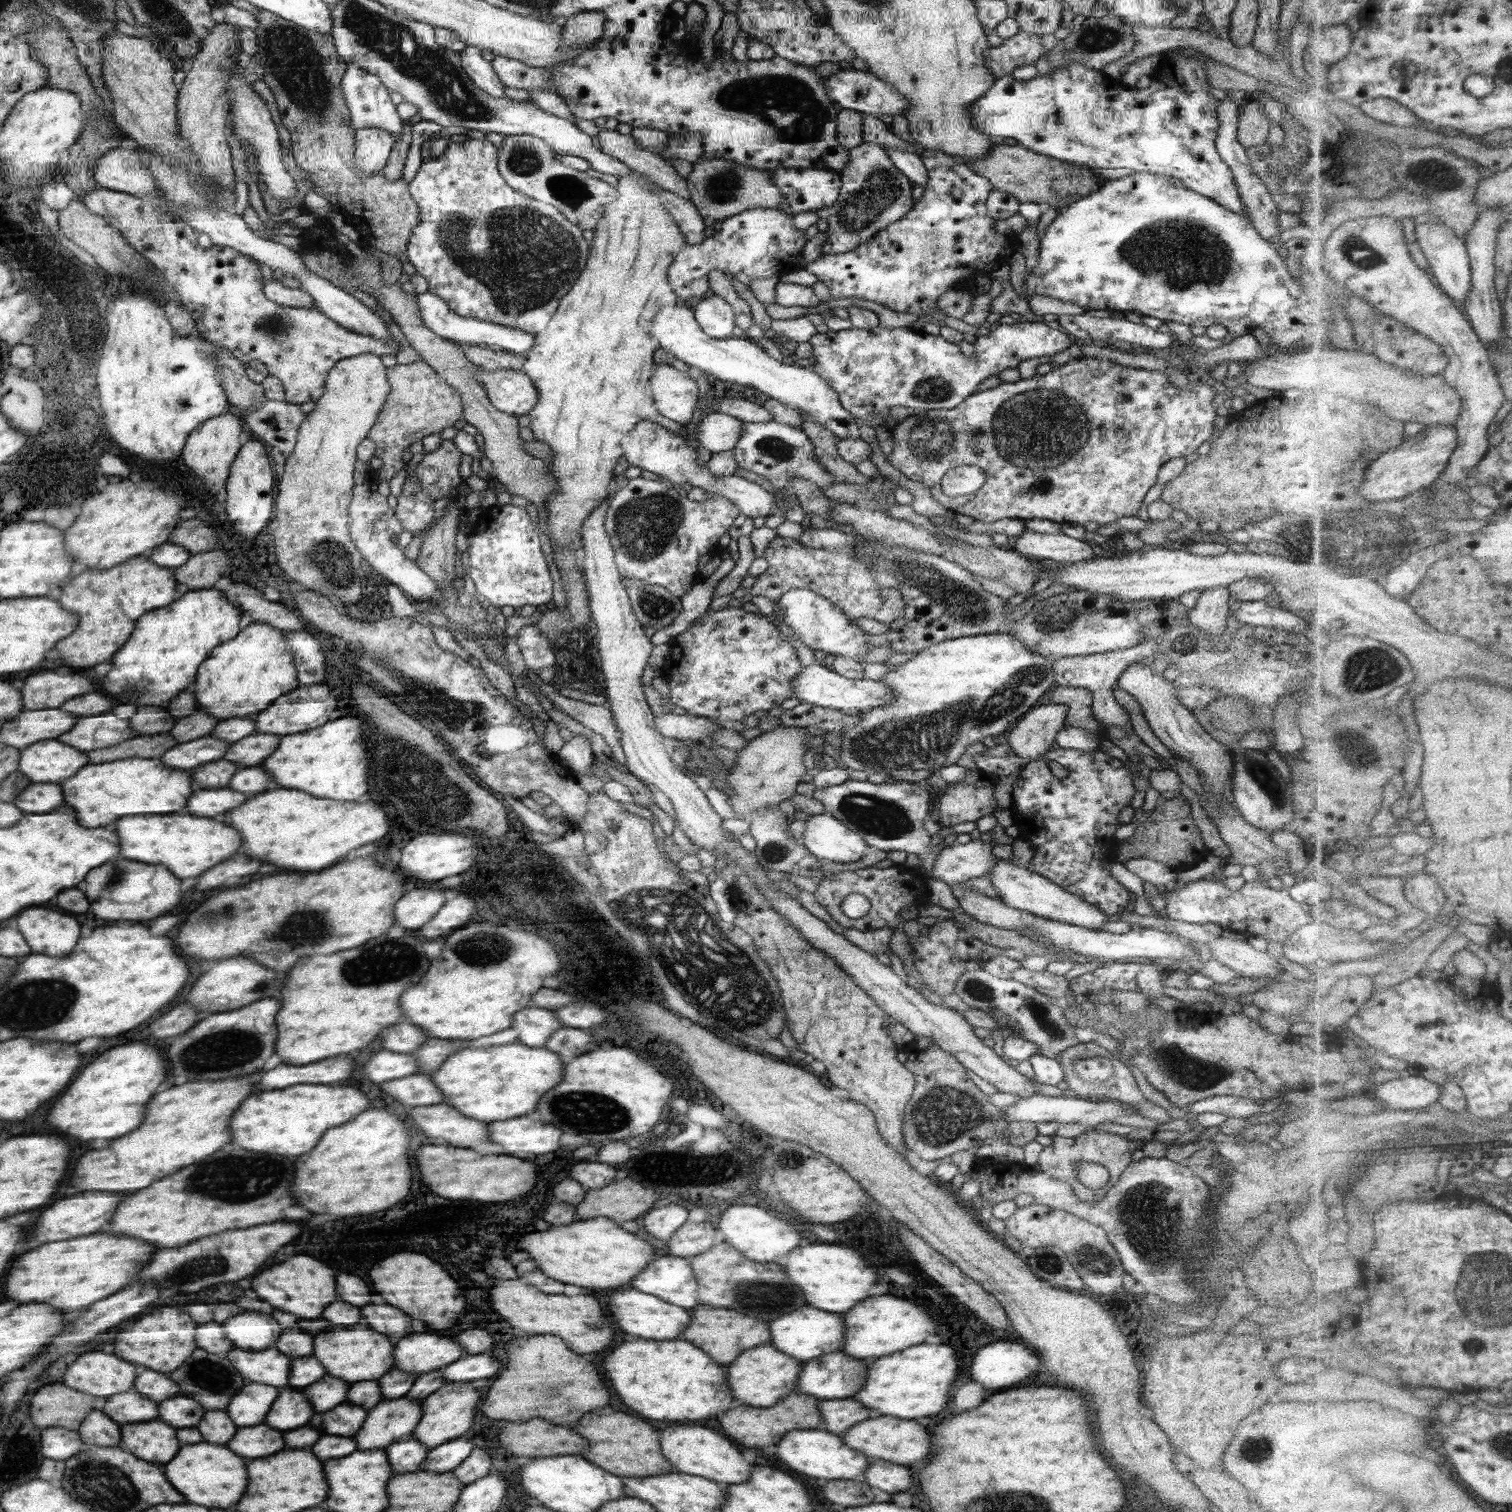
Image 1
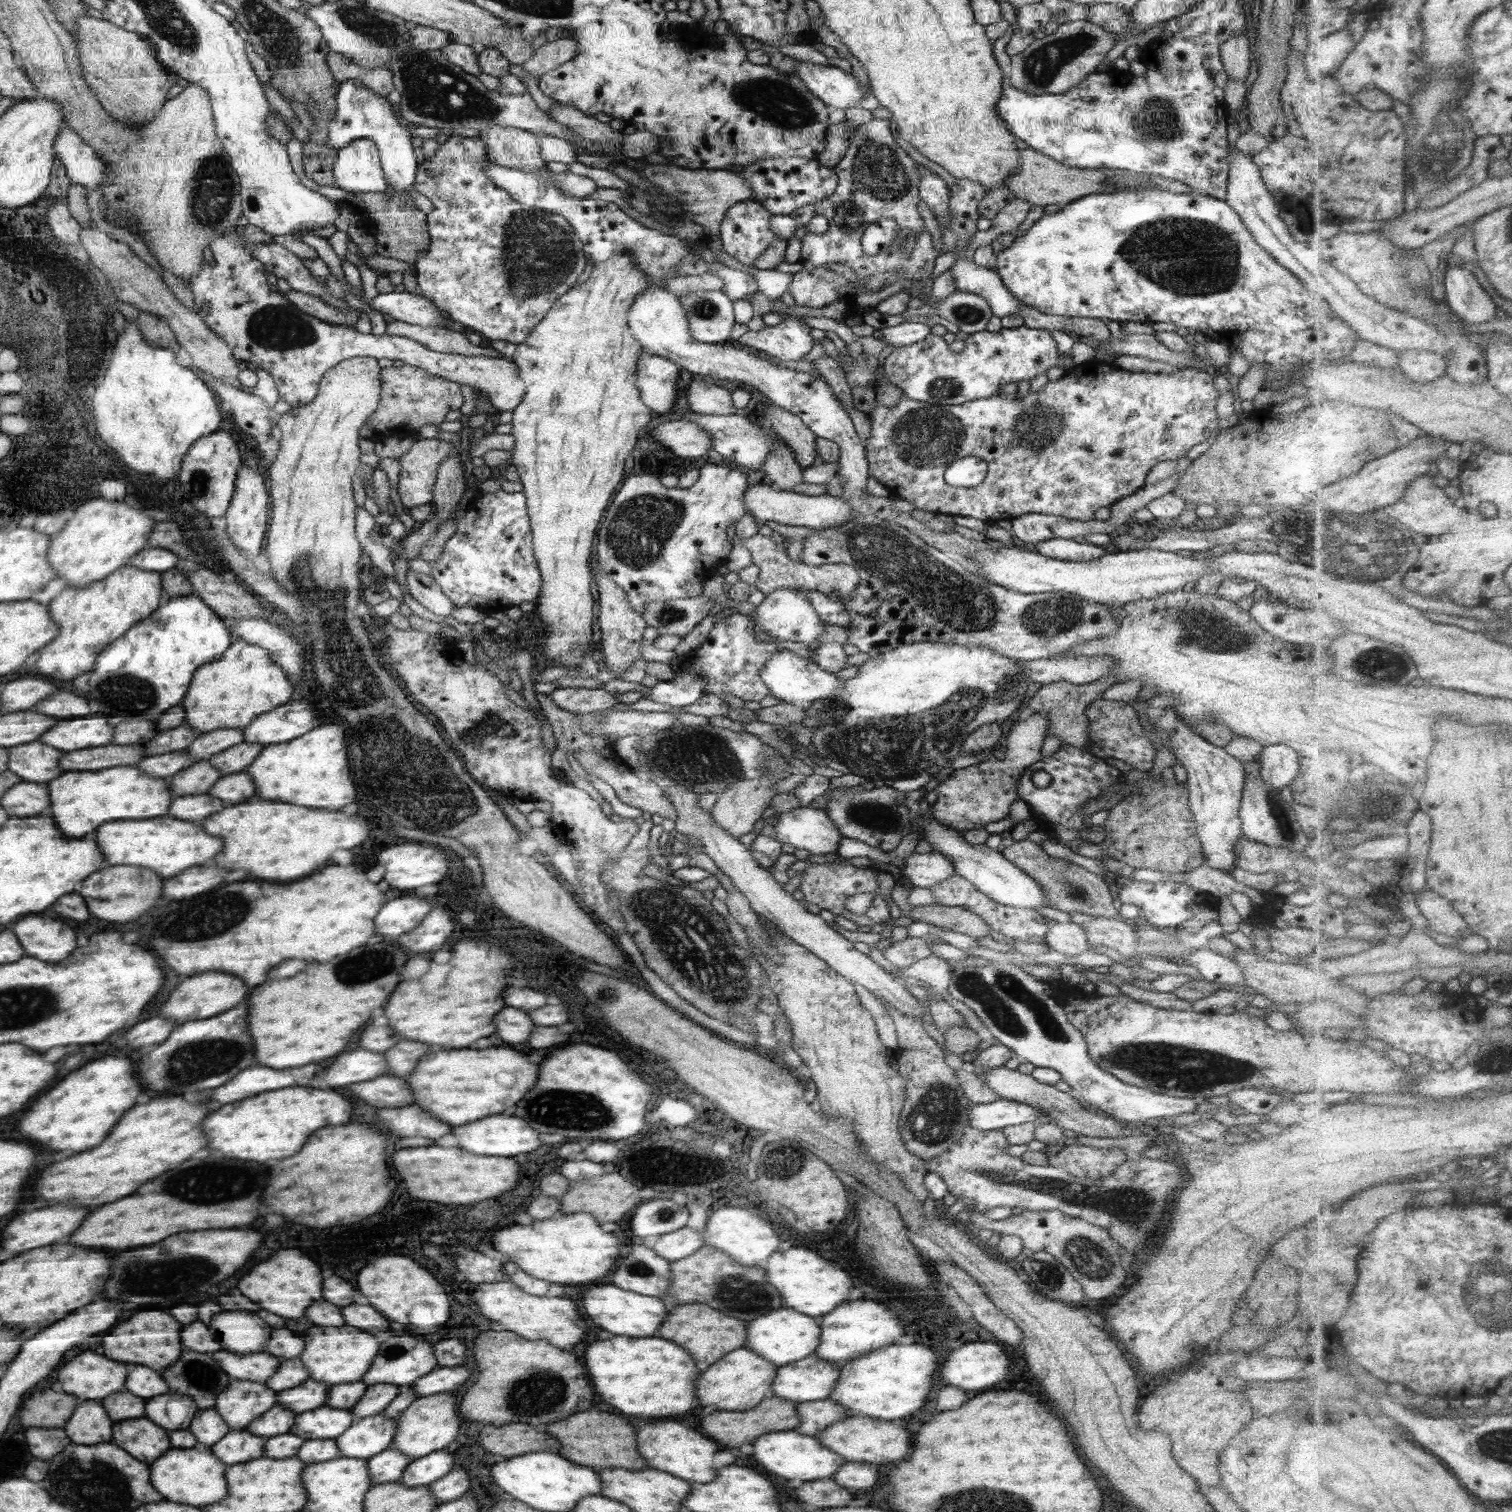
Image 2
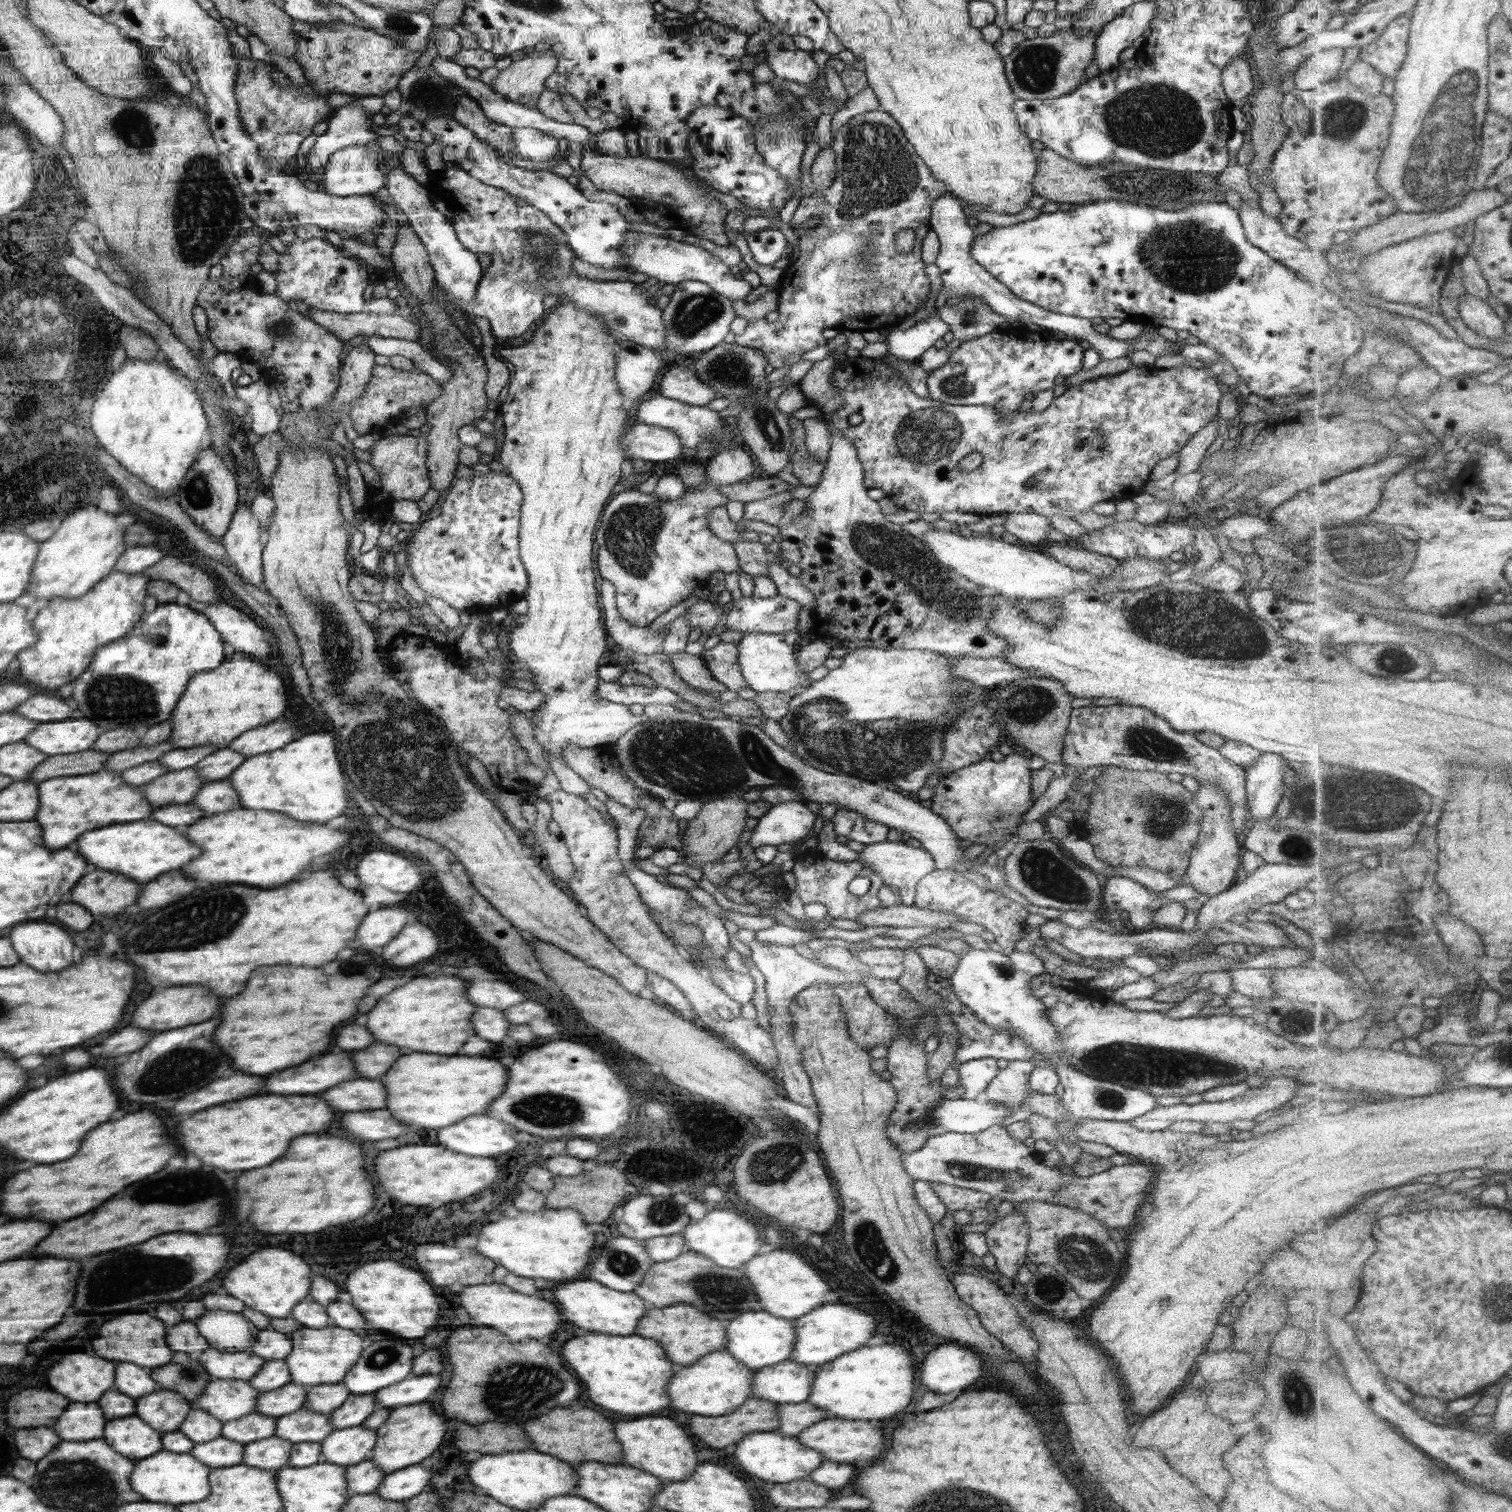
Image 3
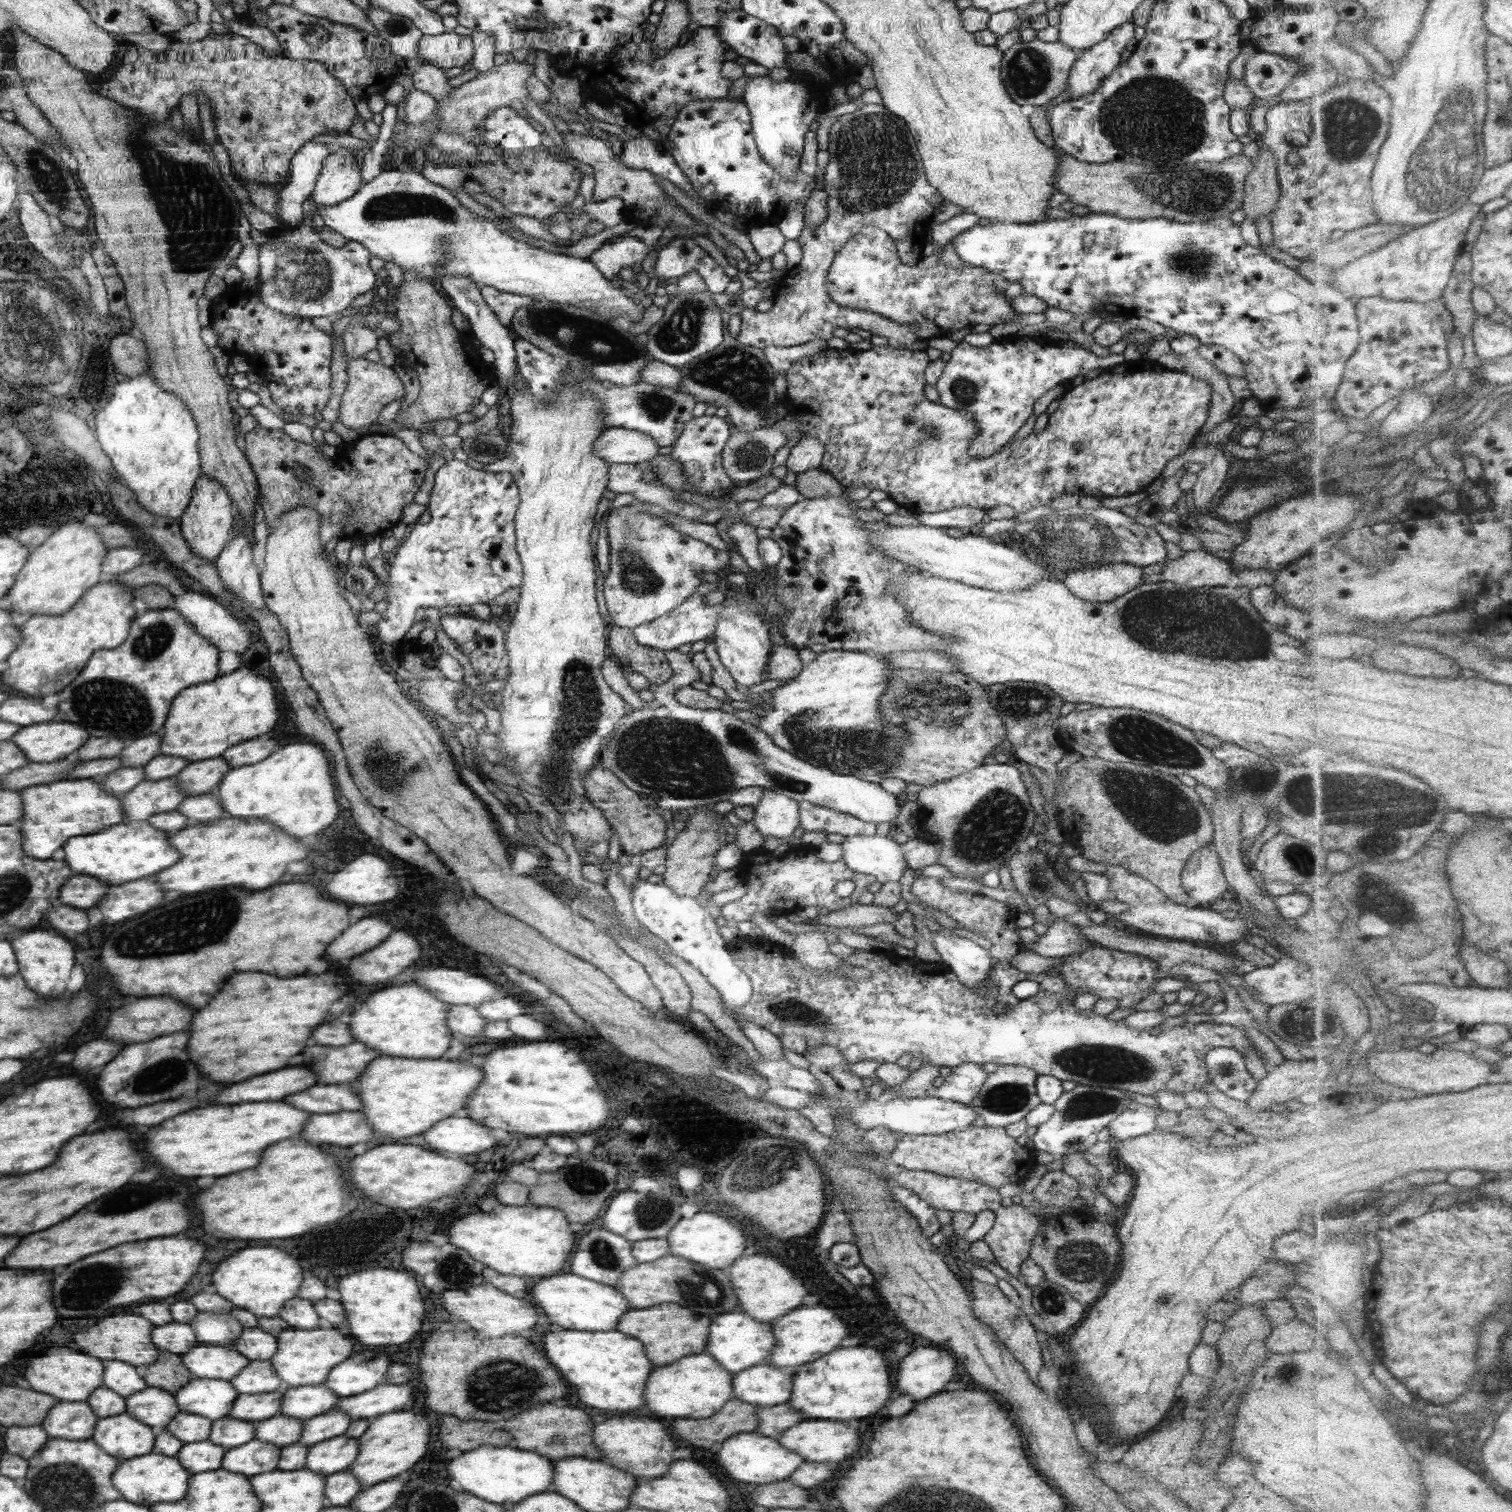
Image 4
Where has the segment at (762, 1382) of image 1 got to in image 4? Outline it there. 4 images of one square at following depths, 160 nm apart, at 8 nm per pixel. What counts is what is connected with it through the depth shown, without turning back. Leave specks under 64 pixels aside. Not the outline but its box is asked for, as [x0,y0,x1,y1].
[646,1352,734,1418]

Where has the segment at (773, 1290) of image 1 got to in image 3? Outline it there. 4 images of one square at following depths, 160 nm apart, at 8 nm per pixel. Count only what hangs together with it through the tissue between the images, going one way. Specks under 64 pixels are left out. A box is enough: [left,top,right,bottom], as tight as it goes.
[634,1250,763,1322]

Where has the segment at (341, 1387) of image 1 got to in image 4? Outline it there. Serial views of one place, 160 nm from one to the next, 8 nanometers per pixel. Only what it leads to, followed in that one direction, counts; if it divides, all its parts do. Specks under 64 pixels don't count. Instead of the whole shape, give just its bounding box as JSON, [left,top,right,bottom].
[228,1391,282,1421]

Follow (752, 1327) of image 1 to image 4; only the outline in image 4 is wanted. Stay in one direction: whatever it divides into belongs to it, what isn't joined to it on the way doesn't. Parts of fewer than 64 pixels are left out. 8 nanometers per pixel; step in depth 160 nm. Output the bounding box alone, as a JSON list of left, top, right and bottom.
[617,1303,710,1364]

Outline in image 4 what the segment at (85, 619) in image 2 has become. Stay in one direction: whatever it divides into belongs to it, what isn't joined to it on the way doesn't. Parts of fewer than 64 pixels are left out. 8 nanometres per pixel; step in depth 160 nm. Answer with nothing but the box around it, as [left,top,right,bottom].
[2,581,136,698]

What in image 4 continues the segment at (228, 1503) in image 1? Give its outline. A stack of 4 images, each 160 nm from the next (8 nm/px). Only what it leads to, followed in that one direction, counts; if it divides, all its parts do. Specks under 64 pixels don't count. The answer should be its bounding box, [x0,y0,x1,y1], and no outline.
[113,1452,190,1504]

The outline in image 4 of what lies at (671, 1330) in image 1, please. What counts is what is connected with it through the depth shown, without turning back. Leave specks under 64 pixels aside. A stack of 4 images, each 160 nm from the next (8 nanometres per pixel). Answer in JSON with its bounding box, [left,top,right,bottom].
[532,1272,630,1332]

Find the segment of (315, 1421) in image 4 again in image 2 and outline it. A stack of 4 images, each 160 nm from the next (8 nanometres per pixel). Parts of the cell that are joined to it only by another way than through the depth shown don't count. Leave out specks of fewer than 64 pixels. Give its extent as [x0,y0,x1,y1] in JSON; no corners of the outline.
[350,1383,400,1419]

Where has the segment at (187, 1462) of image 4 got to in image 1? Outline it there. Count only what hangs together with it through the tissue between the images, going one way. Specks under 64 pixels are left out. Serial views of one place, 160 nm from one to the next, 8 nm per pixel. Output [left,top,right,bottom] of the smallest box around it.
[226,1424,284,1458]

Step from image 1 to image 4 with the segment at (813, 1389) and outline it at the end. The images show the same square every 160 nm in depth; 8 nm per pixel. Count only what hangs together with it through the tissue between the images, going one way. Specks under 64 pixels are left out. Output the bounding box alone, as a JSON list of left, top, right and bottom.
[733,1363,796,1407]

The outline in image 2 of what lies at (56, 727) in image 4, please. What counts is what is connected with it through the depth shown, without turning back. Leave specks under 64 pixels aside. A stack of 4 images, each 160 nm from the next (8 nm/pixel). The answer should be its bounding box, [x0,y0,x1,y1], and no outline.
[42,716,112,750]

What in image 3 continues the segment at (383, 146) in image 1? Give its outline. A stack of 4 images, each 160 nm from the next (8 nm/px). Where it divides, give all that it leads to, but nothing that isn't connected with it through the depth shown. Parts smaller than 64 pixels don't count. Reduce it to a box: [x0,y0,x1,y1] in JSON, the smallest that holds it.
[321,145,386,198]

